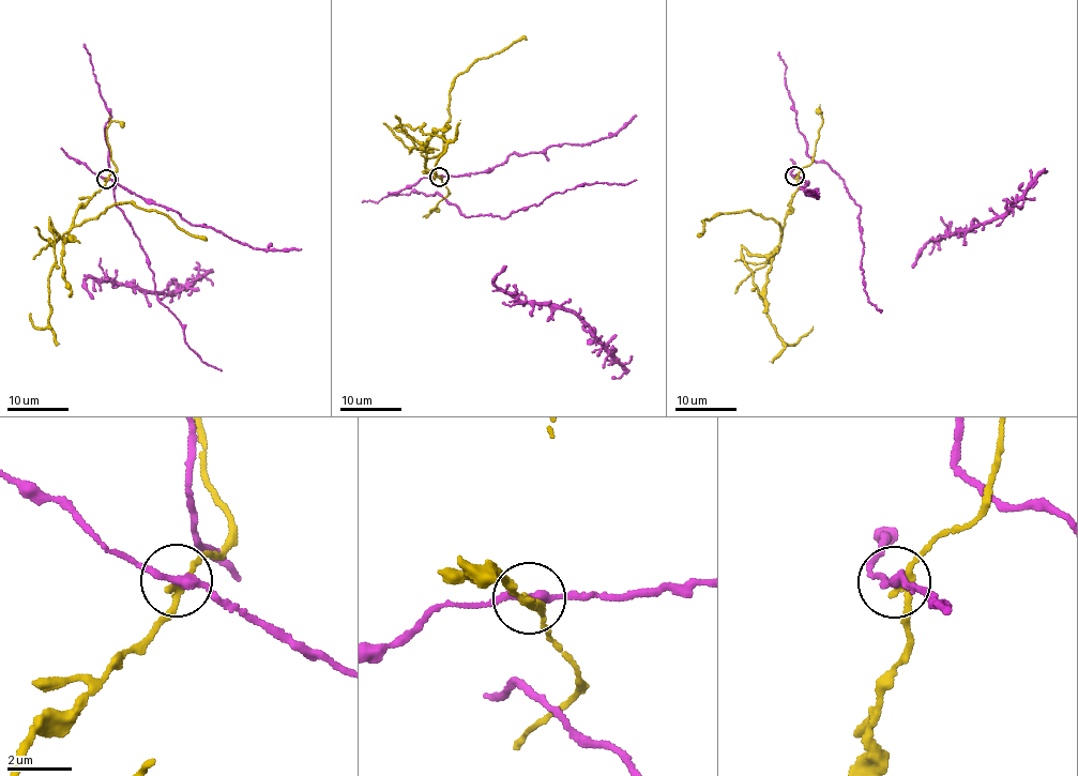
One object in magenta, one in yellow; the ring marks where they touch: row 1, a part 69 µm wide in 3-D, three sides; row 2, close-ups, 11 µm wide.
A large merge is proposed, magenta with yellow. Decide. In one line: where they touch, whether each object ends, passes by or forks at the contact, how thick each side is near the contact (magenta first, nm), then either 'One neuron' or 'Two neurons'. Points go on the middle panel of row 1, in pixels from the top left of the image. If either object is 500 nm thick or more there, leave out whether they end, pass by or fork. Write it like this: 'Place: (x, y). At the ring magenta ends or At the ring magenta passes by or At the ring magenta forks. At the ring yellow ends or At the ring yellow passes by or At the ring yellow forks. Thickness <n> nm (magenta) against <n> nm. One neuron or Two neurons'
Place: (439, 177). At the ring magenta passes by. At the ring yellow passes by. Thickness 240 nm (magenta) against 190 nm. Two neurons

